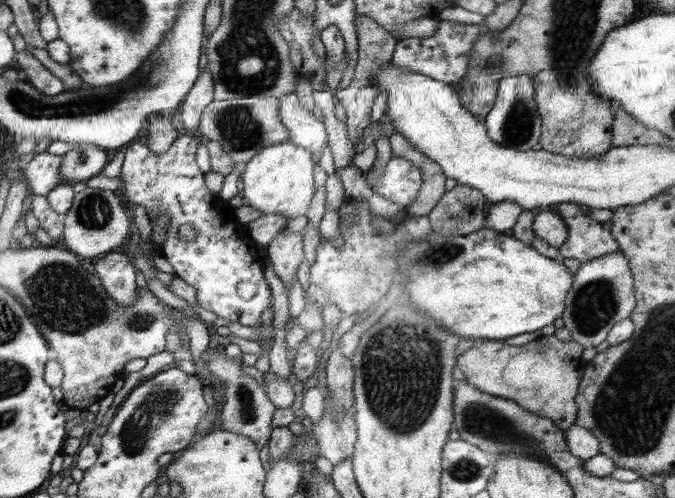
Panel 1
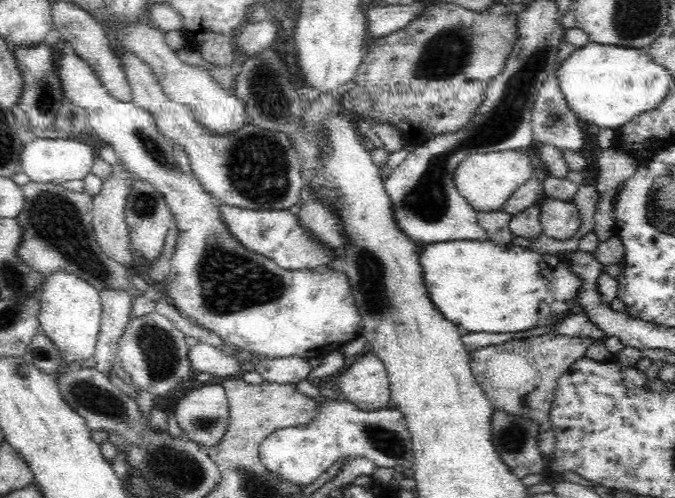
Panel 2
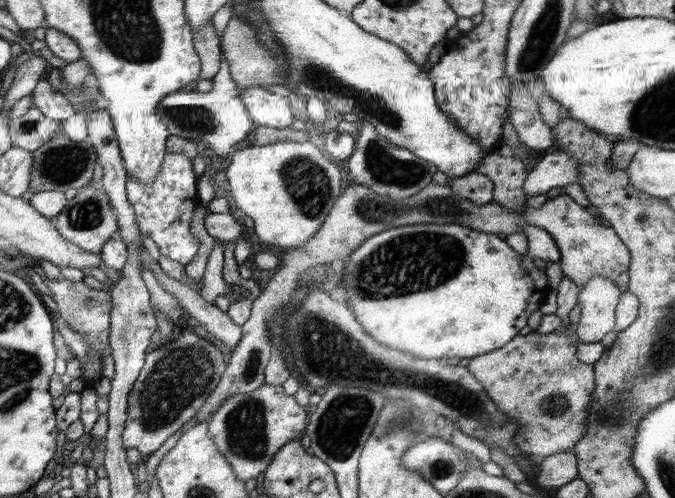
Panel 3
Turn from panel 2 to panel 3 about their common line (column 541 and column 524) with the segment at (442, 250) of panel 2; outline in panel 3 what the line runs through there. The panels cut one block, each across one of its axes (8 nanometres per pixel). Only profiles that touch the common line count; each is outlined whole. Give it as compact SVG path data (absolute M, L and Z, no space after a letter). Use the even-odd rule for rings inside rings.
M450 223L449 225L439 224L415 224L402 225L396 228L390 228L384 232L374 234L366 238L354 252L352 252L344 261L342 278L340 285L346 289L348 302L352 306L351 310L354 317L358 319L364 331L374 338L376 342L392 348L412 354L421 359L438 359L445 361L447 358L472 358L493 352L509 344L516 335L527 330L528 318L540 309L544 297L551 292L548 285L548 277L545 271L540 270L533 261L534 258L528 253L518 253L514 251L505 241L495 234L472 230L470 227Z

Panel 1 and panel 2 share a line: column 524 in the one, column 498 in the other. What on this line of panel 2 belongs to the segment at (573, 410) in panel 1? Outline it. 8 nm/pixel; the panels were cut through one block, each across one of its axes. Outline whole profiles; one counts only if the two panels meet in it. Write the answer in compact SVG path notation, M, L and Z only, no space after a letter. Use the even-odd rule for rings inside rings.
M547 330L472 351L469 363L477 383L495 409L538 423L537 445L544 455L553 452L555 447L555 434L549 416L558 379L579 358L591 355L595 348L597 345L592 338L554 334L552 330Z

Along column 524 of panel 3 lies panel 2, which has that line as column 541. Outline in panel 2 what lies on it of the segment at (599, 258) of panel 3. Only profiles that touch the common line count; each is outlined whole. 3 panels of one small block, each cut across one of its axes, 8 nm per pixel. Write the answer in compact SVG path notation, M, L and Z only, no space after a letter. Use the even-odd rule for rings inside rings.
M547 198L540 208L542 233L556 240L570 240L581 226L580 213L571 201Z

